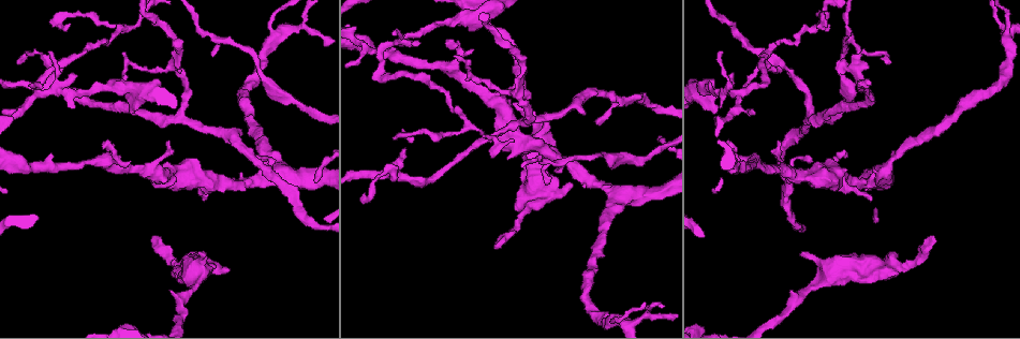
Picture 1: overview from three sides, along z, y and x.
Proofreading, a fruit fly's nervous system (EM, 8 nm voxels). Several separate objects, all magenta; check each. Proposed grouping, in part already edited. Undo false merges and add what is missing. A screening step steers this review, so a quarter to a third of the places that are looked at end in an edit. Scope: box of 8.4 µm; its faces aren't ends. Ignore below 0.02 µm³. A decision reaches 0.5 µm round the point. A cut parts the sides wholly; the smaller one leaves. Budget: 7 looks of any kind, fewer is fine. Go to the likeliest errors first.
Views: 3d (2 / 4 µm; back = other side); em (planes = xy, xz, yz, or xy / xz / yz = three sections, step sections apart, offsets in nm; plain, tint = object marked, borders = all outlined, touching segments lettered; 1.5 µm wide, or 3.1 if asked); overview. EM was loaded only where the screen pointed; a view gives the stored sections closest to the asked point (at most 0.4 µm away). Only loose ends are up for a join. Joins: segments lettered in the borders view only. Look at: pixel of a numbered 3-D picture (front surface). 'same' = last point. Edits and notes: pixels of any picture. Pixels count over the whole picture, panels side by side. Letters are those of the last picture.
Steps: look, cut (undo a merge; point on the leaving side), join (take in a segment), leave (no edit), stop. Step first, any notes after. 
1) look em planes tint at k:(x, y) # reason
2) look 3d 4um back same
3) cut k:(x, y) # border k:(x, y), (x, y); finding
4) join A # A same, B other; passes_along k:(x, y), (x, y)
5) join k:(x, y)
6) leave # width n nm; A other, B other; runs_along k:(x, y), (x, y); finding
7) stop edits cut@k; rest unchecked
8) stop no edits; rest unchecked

look em xz step 8 borders at 1:(803, 255) # tapers out

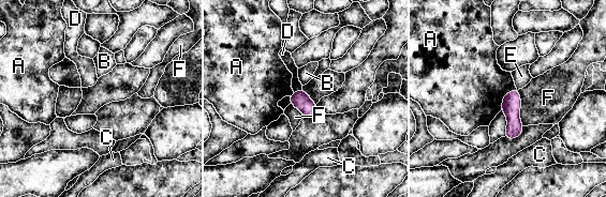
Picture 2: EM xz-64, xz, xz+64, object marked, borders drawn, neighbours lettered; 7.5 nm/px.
look em planes borders same # cut it another way

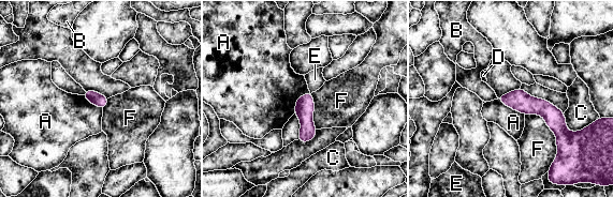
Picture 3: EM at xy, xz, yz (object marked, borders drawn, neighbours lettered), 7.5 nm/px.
leave # A other, B other, C other, D other, E other, F other; runs_along 3:(501, 99), (539, 106), (566, 136); none of them fits

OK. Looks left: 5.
look 3d 4um at 1:(614, 195)

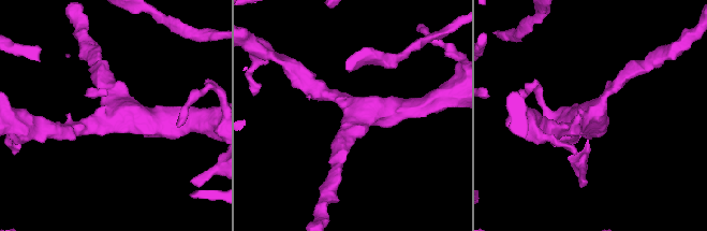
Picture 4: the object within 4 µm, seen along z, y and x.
look em planes borders at 4:(590, 115) # arms 3; arm_widths 190, 240, 380 nm

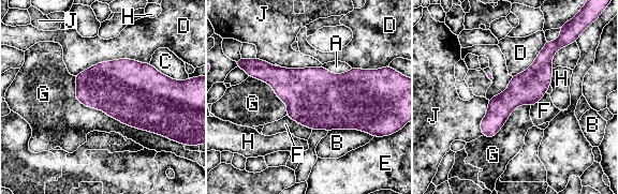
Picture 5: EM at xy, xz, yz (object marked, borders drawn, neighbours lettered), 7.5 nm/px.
leave # longest_contact G 850 nm; A other, B other, C other, D other, E other, F other, G other, H other, J other; border 5:(74, 76), (84, 105), (171, 140); one cell here

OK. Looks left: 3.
look em planes borders at 1:(778, 143) # free end

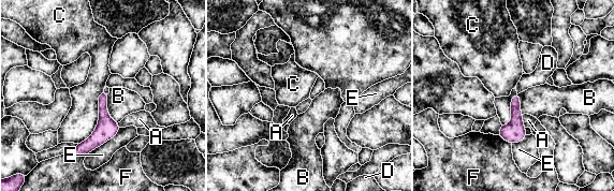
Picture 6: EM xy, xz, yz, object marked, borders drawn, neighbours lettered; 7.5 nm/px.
leave # A other, B other, C other, D other, E other, F other; runs_along 6:(103, 97), (103, 130), (74, 155); none of them fits

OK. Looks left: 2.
stop no edits; rest unchecked

